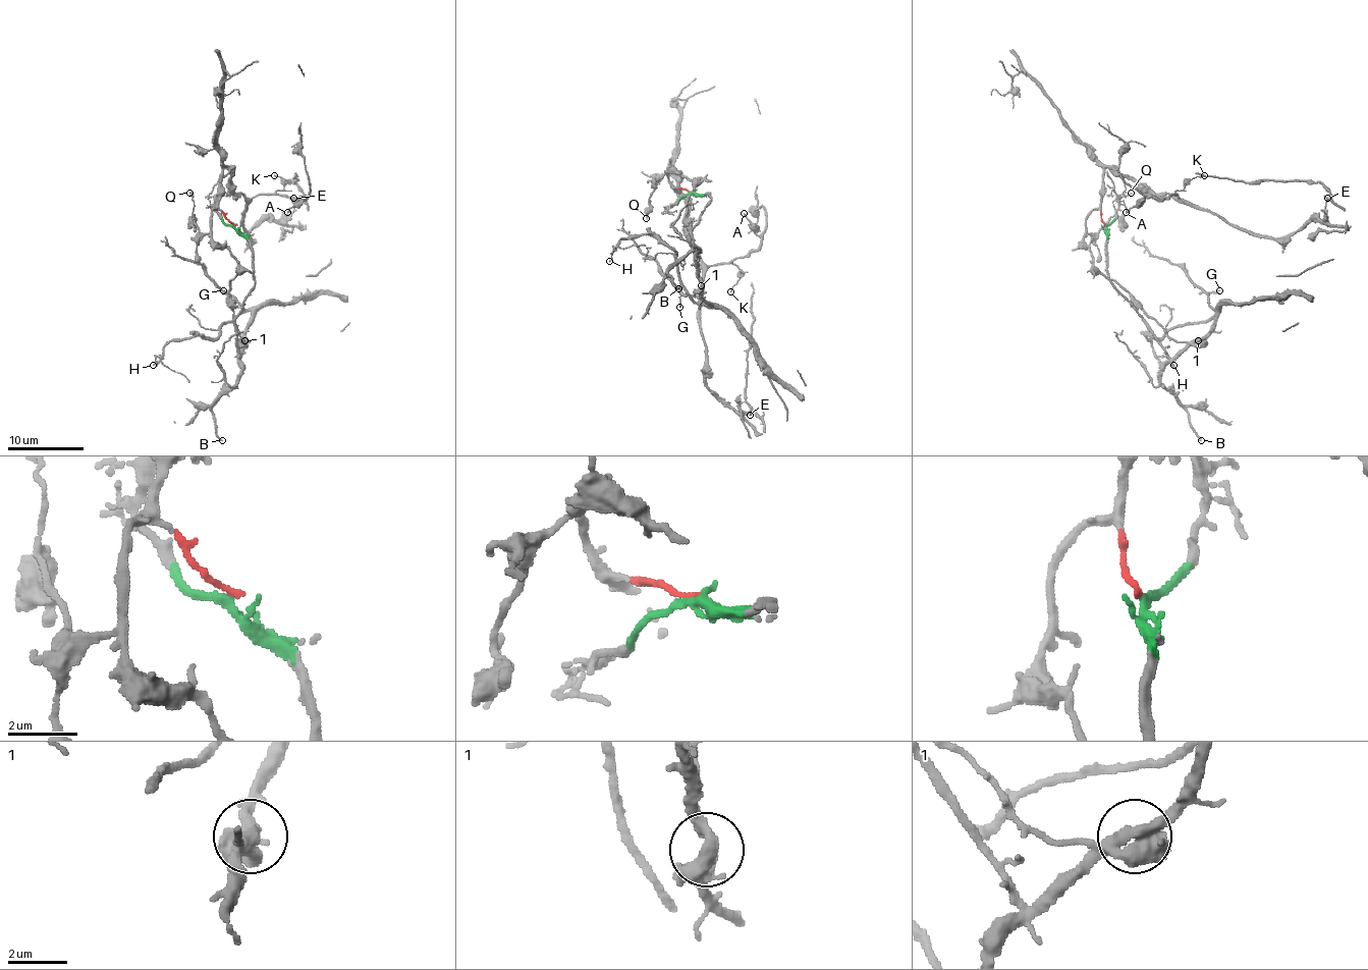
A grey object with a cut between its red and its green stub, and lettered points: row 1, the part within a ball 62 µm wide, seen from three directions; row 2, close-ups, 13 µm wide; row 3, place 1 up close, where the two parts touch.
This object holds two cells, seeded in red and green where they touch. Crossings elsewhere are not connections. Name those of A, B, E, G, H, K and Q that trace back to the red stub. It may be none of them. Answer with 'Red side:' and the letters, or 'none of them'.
Red side: A, E, K, Q

